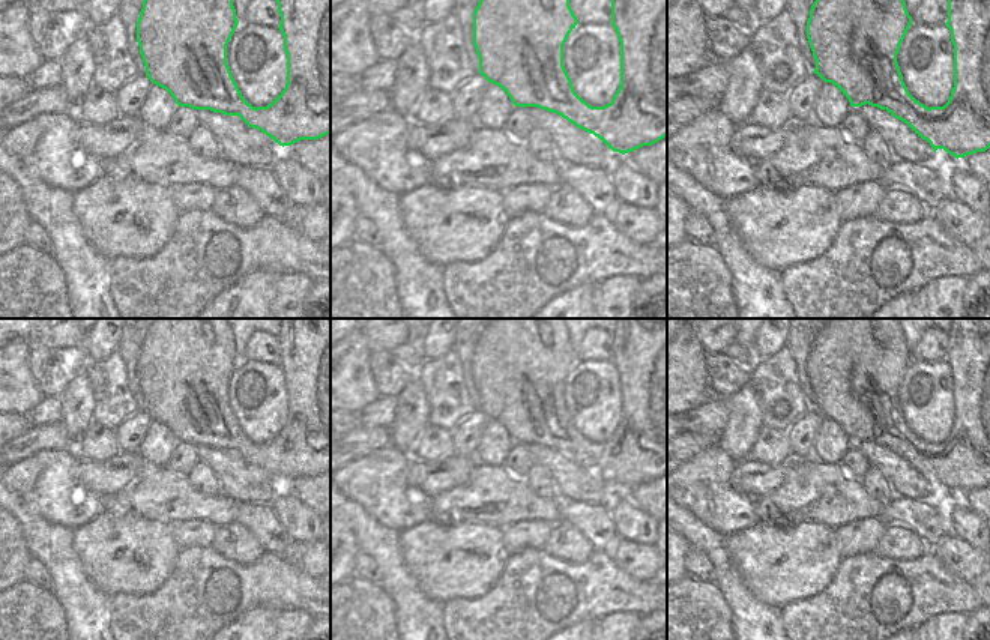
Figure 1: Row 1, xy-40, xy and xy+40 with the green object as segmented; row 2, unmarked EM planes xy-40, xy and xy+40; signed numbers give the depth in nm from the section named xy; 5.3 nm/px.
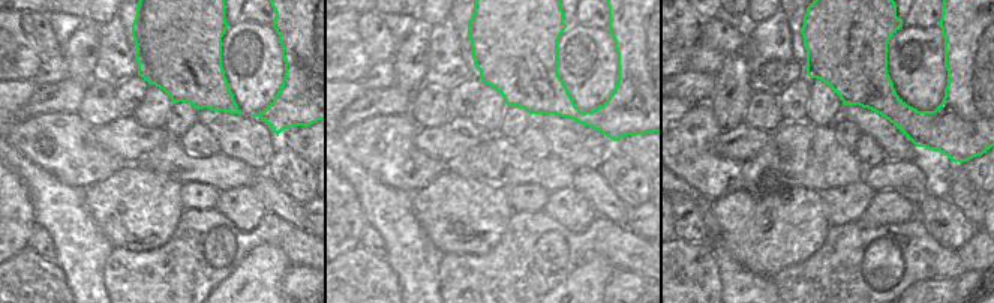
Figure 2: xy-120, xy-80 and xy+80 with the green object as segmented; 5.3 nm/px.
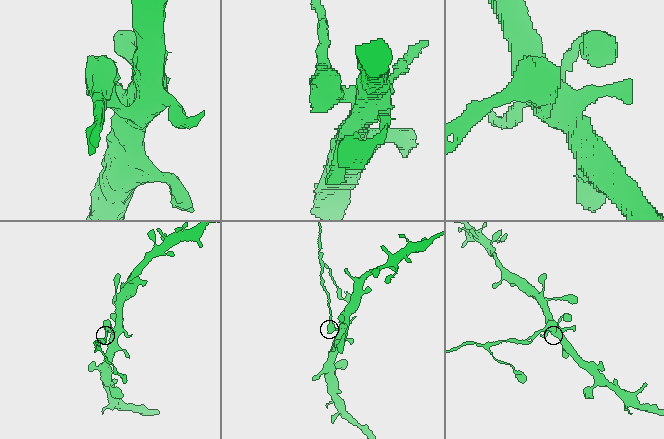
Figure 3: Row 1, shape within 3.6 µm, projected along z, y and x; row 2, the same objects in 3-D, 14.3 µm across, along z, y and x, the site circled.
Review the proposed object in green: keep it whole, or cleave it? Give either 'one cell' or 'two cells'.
two cells

